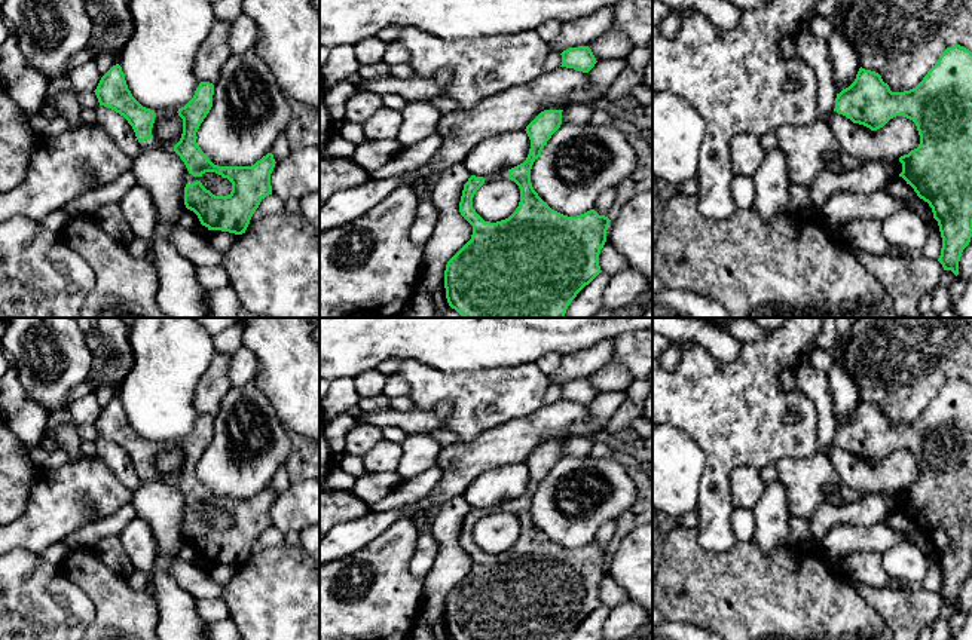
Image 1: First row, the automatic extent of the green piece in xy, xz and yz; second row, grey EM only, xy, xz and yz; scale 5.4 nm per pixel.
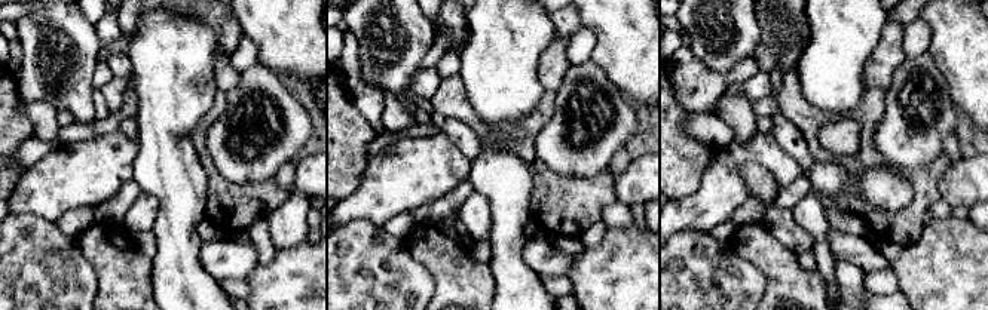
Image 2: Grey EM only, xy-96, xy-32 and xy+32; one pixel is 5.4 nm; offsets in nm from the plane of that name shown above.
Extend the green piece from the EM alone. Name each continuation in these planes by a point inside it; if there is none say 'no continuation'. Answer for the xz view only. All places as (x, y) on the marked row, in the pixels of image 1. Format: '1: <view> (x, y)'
1: xz (503, 174)

